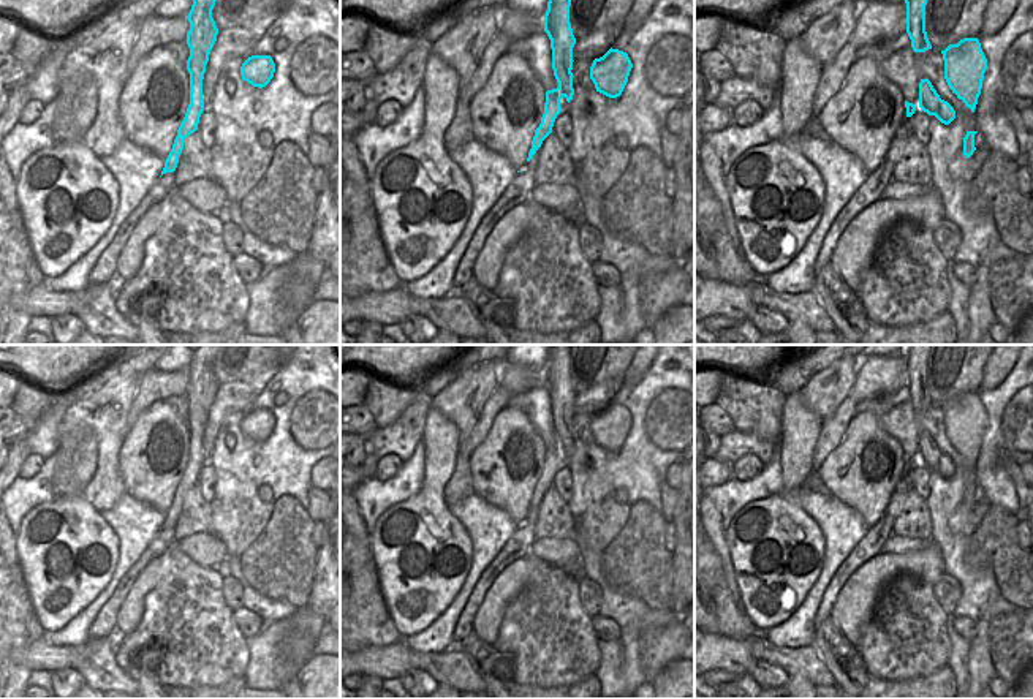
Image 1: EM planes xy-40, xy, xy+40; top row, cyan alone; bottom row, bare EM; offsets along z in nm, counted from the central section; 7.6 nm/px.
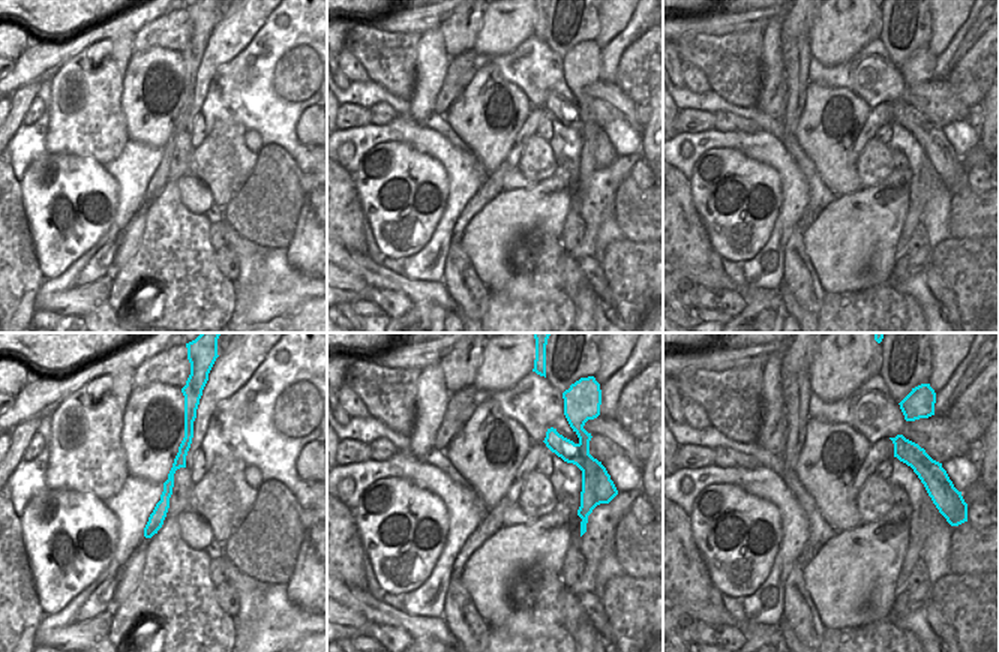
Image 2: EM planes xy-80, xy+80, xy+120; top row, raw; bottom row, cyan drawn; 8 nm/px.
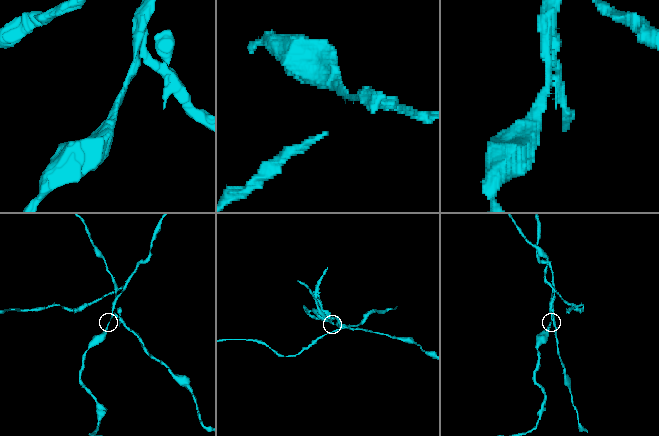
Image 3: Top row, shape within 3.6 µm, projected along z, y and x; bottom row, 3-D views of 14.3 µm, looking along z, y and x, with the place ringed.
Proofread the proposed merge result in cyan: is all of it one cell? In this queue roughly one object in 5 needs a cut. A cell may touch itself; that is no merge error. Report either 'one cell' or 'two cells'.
two cells

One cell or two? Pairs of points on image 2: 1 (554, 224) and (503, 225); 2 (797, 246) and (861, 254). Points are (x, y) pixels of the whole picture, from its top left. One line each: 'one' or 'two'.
1: one
2: two

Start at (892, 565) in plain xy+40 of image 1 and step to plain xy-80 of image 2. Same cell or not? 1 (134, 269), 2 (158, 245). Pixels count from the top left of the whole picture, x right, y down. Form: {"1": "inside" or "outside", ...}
{"1": "outside", "2": "outside"}

